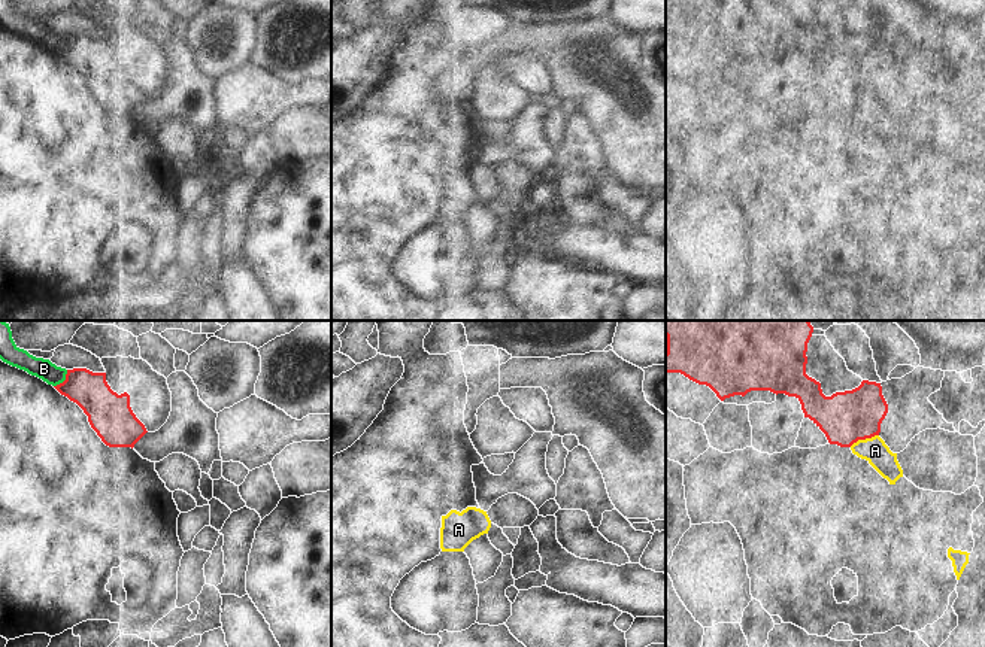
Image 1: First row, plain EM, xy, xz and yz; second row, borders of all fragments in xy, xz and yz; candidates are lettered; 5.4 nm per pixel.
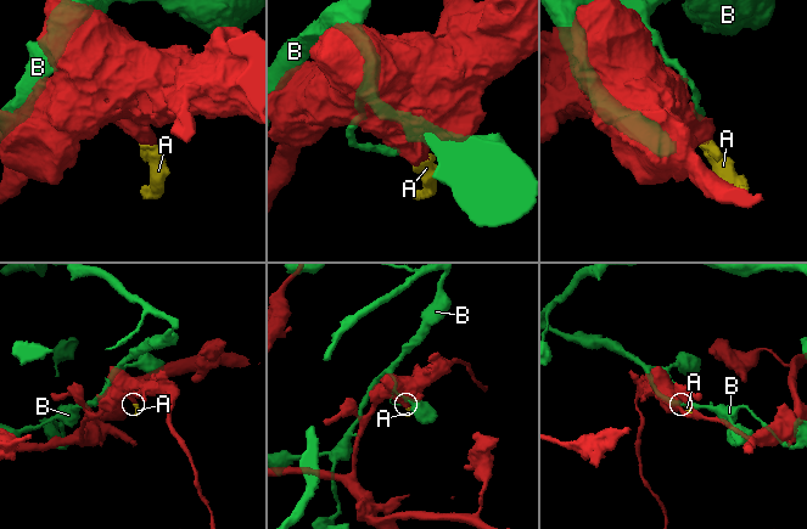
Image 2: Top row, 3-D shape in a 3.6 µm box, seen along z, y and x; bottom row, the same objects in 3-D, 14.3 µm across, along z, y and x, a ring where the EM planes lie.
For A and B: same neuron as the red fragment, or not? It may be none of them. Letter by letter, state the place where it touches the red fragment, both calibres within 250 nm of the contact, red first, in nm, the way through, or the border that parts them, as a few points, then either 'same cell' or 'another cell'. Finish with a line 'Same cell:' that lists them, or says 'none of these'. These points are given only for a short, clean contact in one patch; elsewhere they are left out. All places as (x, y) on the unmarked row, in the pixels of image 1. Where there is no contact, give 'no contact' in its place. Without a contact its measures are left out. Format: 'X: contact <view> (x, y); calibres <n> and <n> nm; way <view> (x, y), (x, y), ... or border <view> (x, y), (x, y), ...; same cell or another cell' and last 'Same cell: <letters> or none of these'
A: contact yz (863, 105); calibres 280 and 140 nm; same cell
B: contact xy (64, 46); calibres 200 and 110 nm; another cell
Same cell: A

